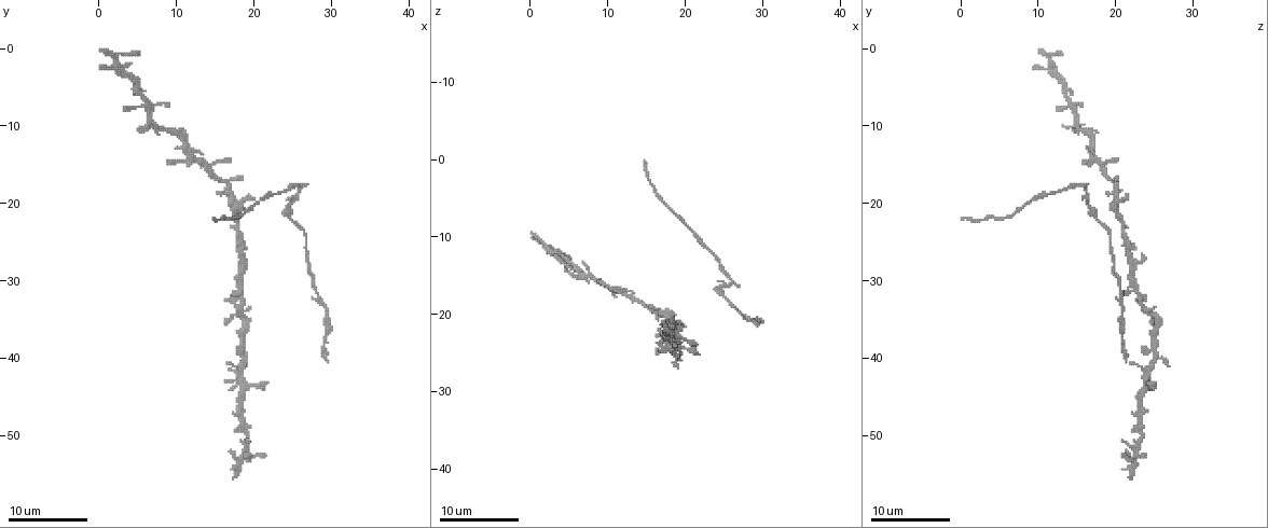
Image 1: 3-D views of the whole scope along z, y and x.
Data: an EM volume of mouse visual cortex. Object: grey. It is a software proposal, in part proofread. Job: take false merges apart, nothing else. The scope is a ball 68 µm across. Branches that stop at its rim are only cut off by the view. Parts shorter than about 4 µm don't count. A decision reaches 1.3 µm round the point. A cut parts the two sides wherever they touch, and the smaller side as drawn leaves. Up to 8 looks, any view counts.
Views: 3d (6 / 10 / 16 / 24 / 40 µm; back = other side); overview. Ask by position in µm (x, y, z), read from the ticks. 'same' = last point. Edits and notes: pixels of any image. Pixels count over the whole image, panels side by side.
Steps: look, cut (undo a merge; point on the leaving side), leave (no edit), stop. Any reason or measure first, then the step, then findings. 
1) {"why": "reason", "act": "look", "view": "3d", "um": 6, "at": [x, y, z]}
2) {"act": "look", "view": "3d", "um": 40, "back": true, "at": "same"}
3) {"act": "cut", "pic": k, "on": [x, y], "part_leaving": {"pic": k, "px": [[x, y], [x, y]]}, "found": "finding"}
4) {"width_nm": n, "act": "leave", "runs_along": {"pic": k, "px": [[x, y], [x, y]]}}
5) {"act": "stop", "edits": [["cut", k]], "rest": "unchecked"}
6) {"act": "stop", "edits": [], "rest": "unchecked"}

{"why": "a narrow waist", "act": "look", "view": "3d", "um": 10, "at": [27.0, 27.5, 20.0]}

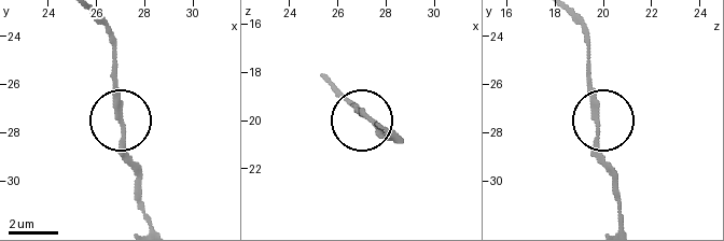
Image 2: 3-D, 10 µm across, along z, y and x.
{"act": "leave", "found": "one neuron here"}

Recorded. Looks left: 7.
{"act": "look", "view": "3d", "um": 6, "at": [18.0, 23.5, 21.0]}

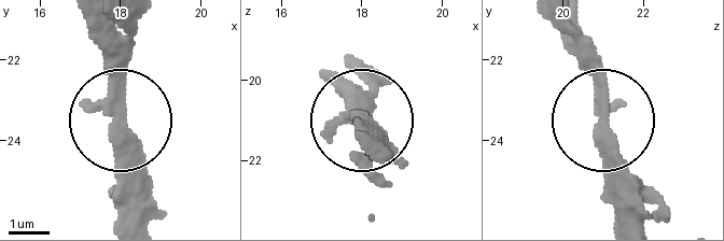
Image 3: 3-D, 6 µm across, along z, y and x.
{"width_nm": 360, "act": "leave", "runs_along": {"pic": 3, "px": [[608, 110], [580, 25]]}, "found": "continuous, no second neuron"}

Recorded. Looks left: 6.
{"why": "thin arm on a thick one", "act": "look", "view": "3d", "um": 10, "at": [17.0, 18.0, 20.5]}

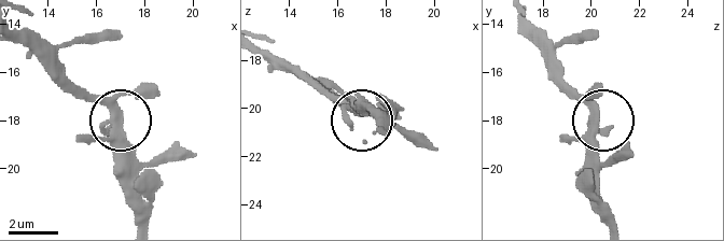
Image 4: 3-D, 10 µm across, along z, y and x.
{"act": "look", "view": "3d", "um": 6, "at": [16.9, 18.1, 20.1]}

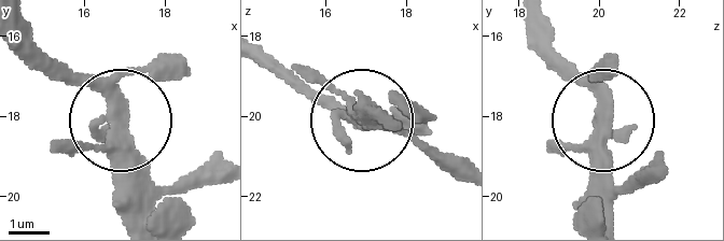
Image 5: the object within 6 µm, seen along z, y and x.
{"arms": 3, "act": "leave", "runs_along": {"pic": 5, "px": [[613, 221], [599, 97], [544, 39]]}, "found": "all the same neuron"}

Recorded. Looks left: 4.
{"act": "look", "view": "3d", "um": 16, "at": [24.5, 21.0, 17.0]}

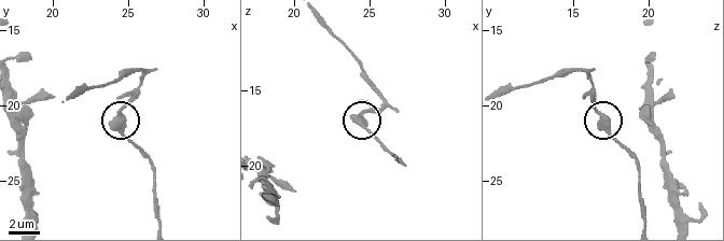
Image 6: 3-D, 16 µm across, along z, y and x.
{"act": "leave", "found": "continuous, no second neuron"}

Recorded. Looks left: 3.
{"act": "stop", "edits": [], "rest": "unchecked"}

